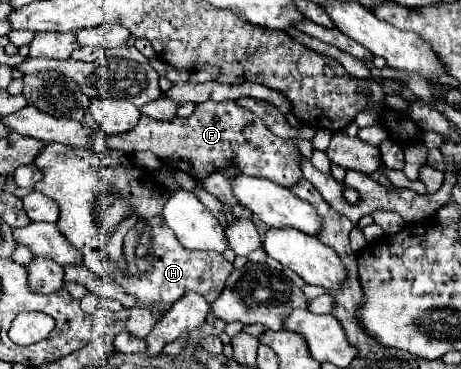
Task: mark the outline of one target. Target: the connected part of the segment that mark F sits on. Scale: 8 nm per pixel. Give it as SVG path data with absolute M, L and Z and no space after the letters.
M235 100L223 102L201 102L195 106L193 116L189 118L173 118L167 122L141 116L137 126L129 130L129 134L105 134L101 128L91 134L91 150L102 154L107 148L121 152L137 152L151 150L159 156L167 166L183 170L193 178L203 178L205 174L213 174L221 168L233 166L241 174L269 178L275 184L291 188L303 174L297 164L299 150L293 140L277 138L257 114L237 106Z

